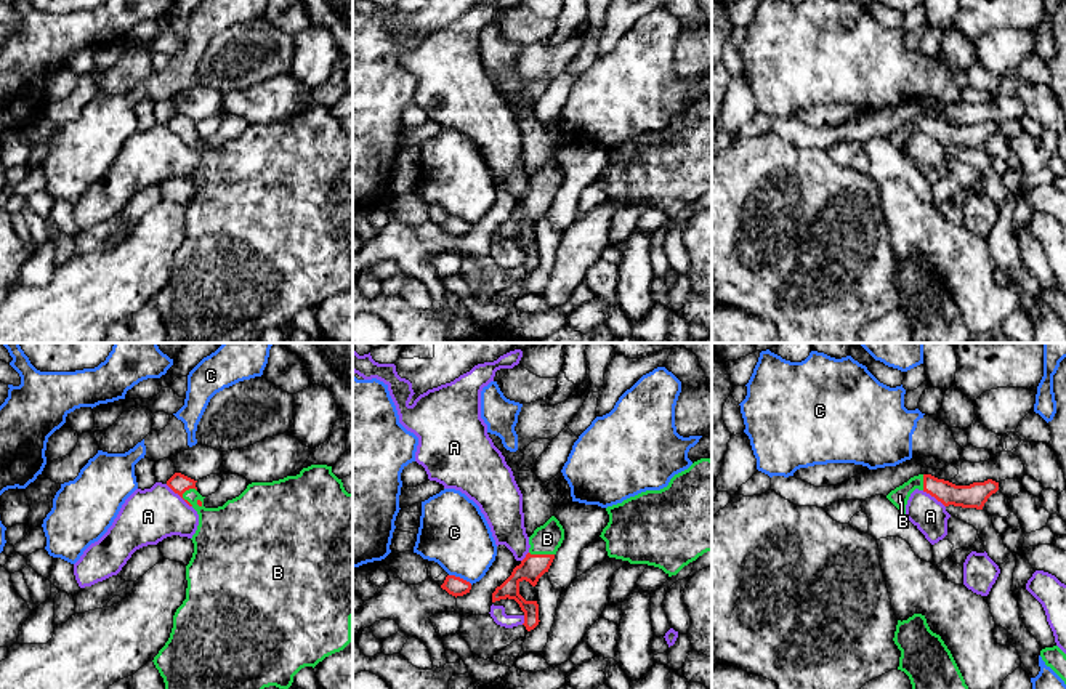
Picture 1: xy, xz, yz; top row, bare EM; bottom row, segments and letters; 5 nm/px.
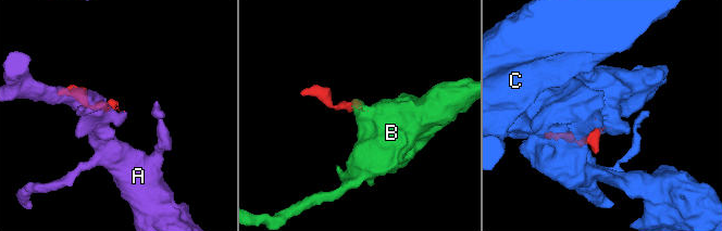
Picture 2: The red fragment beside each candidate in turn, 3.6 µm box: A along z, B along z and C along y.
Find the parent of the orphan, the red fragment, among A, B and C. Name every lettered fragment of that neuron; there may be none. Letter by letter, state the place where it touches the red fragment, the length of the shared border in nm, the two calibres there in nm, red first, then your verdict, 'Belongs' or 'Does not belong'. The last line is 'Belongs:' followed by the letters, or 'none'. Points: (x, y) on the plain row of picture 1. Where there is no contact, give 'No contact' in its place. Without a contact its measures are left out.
A: Touches red at xy (178, 135). Shared border 180 nm. Thickness 100 nm (red) against 280 nm. Does not belong
B: Touches red at xy (181, 138). Shared border 100 nm. Thickness 100 nm (red) against 220 nm. Belongs
C: Touches red at xz (459, 218). Shared border 130 nm. Thickness 100 nm (red) against 340 nm. Does not belong
Belongs: B

